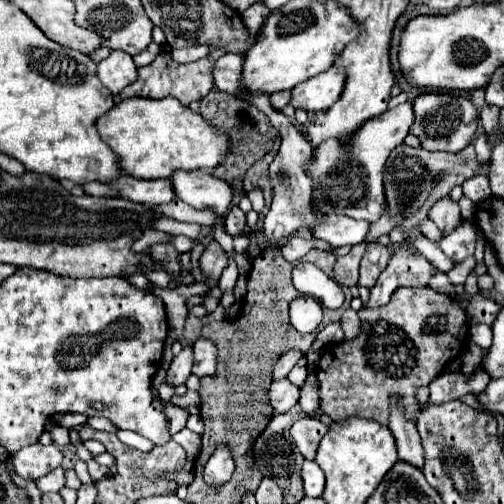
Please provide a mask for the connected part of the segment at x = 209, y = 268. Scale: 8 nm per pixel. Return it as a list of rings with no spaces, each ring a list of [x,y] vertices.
[[[213,240],[207,250],[201,254],[199,258],[199,268],[201,272],[209,278],[209,280],[219,280],[221,278],[221,272],[225,270],[227,266],[227,254],[221,250],[221,246]]]

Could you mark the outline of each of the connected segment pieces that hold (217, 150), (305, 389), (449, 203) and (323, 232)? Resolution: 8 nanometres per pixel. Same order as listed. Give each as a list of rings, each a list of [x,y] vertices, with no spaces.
[[[175,98],[119,100],[111,112],[97,122],[103,142],[121,158],[125,174],[135,178],[169,178],[175,170],[215,168],[231,152],[231,140],[225,130],[211,126],[201,114],[183,106]]]
[[[311,372],[305,380],[305,384],[301,386],[299,406],[307,416],[313,416],[313,410],[319,406],[319,382],[317,382],[315,372]]]
[[[449,196],[441,198],[439,202],[435,202],[427,214],[441,230],[445,230],[445,234],[449,234],[451,230],[455,230],[461,214],[459,214],[459,204],[453,202]]]
[[[331,216],[331,218],[323,218],[313,230],[313,238],[315,240],[323,240],[335,248],[339,246],[355,246],[359,242],[365,240],[369,230],[369,222],[363,220],[353,220],[353,218],[345,218],[345,216]]]

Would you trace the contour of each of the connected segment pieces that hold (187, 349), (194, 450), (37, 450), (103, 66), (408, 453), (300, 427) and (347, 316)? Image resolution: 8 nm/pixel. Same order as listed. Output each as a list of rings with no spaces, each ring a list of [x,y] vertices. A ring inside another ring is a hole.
[[[183,346],[181,354],[173,358],[171,362],[171,368],[167,372],[167,382],[171,386],[179,386],[179,384],[185,384],[185,380],[189,378],[191,374],[191,366],[193,366],[193,346]]]
[[[183,428],[181,432],[177,432],[177,434],[173,436],[173,440],[177,440],[177,442],[185,448],[187,458],[195,460],[195,458],[199,456],[199,450],[201,450],[201,436],[197,436],[195,432],[191,432],[189,428]]]
[[[37,442],[33,446],[27,446],[19,452],[15,452],[11,462],[21,478],[37,480],[37,478],[49,474],[51,470],[55,470],[61,464],[61,458],[63,458],[61,450],[55,444],[43,446]]]
[[[113,50],[109,58],[97,64],[97,74],[103,86],[107,86],[117,96],[125,86],[137,80],[137,66],[131,54],[123,50]]]
[[[391,394],[391,414],[389,414],[389,428],[397,440],[397,450],[399,450],[399,460],[413,464],[421,470],[423,466],[423,446],[421,438],[417,432],[415,422],[407,420],[403,410],[399,408],[399,396]]]
[[[299,418],[291,428],[291,438],[295,440],[295,446],[307,460],[315,460],[317,446],[321,438],[325,436],[327,426],[315,418]]]
[[[345,310],[341,324],[343,324],[343,330],[345,330],[345,340],[353,340],[353,338],[359,336],[361,320],[359,320],[359,314],[355,310]]]

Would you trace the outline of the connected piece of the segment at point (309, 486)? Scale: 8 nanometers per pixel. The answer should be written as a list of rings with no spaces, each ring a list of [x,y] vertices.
[[[305,462],[303,464],[303,488],[305,494],[311,498],[319,498],[325,488],[325,474],[315,462]]]

